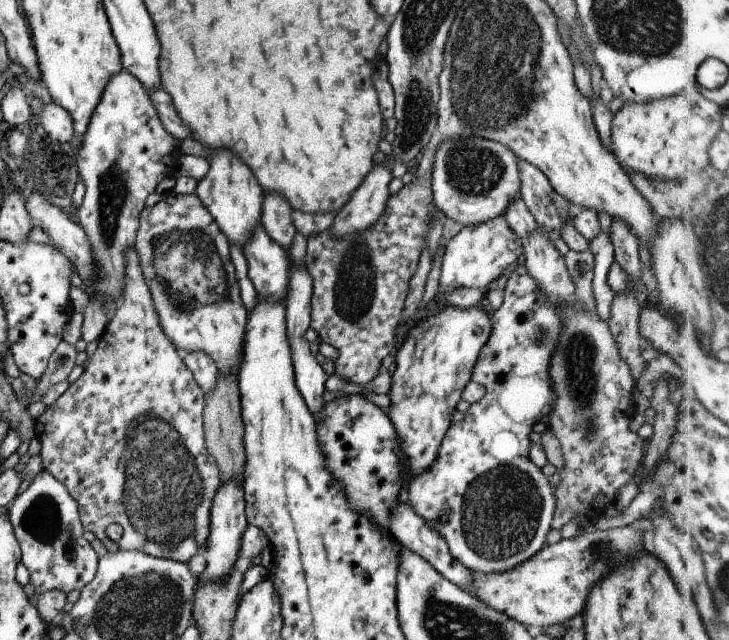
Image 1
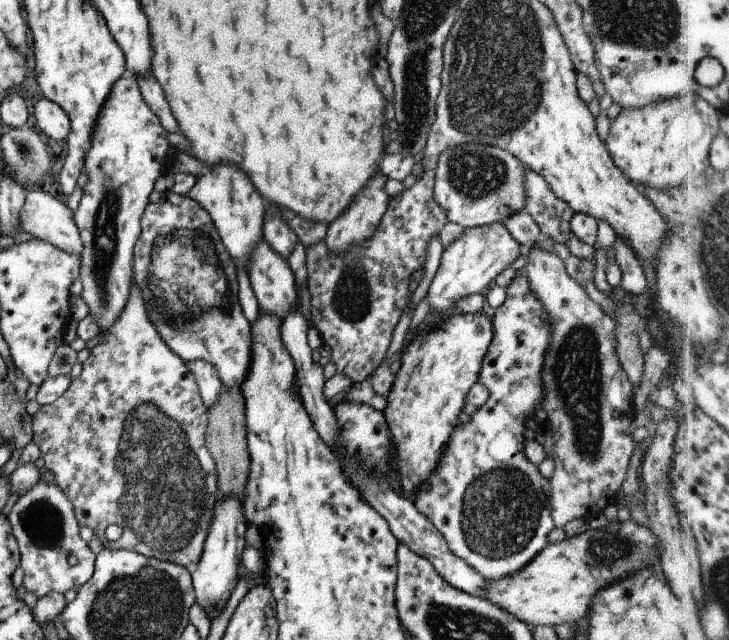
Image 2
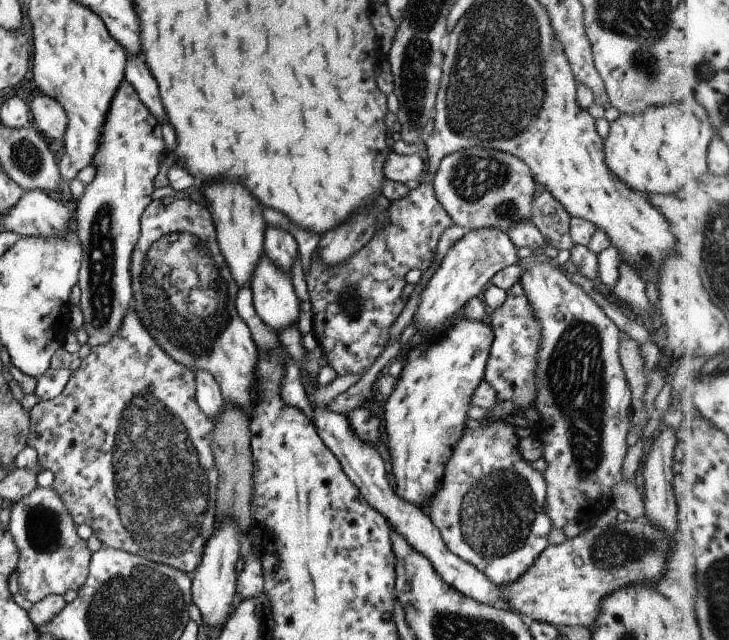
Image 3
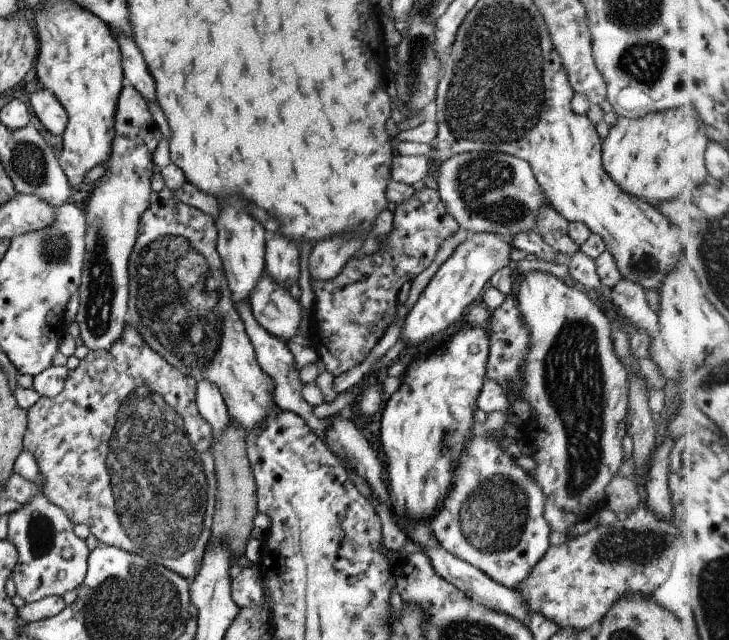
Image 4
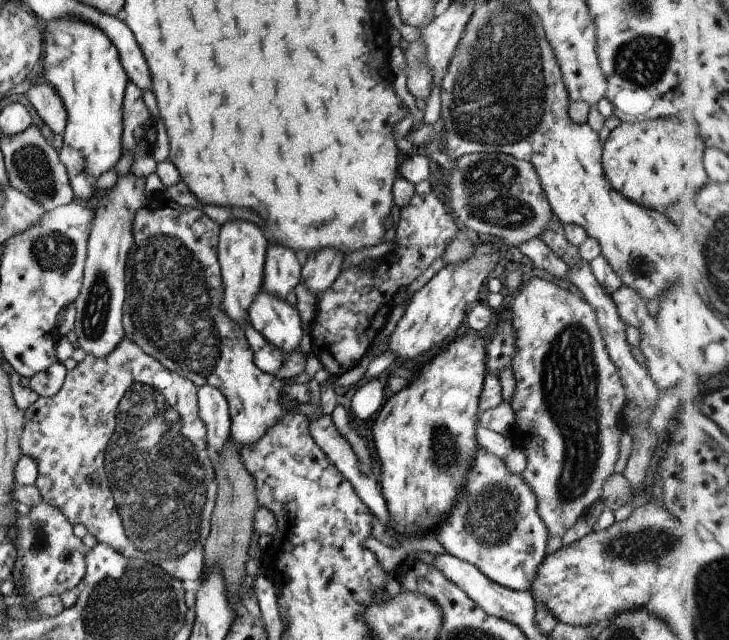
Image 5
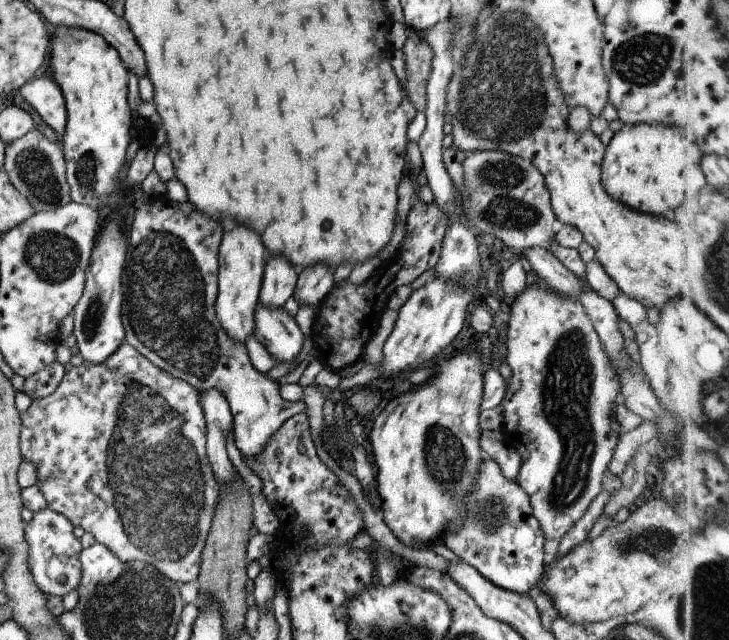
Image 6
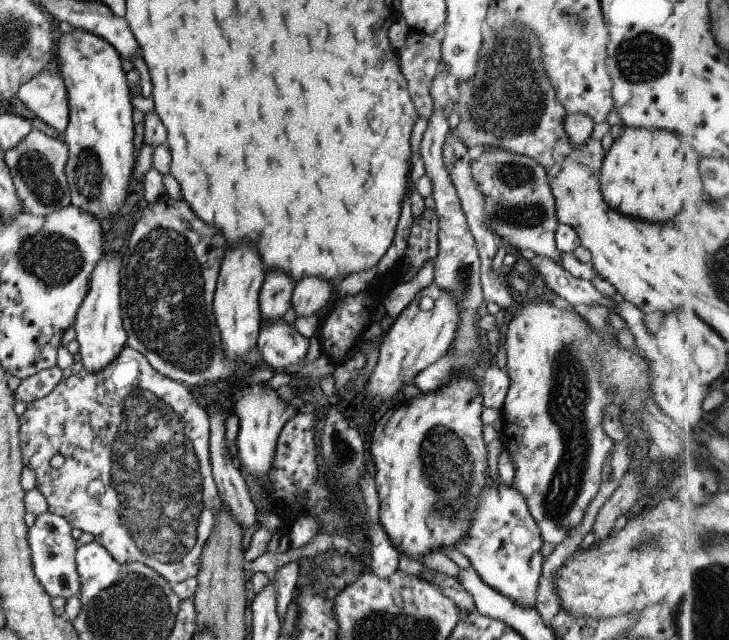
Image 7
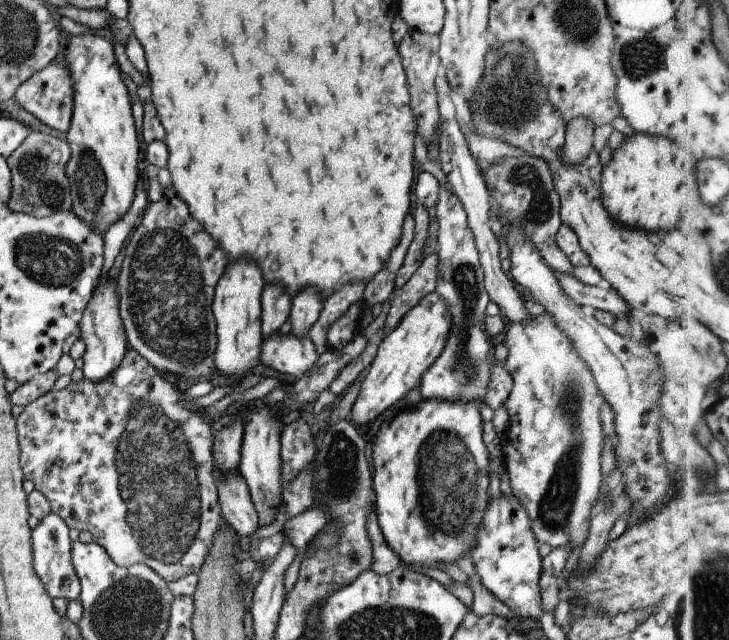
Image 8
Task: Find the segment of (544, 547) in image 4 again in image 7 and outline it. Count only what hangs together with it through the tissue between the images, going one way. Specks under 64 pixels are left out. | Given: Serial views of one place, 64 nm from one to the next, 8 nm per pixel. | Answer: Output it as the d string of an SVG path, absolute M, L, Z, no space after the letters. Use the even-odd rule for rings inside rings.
M487 469L487 484L481 493L475 520L468 530L468 535L456 546L456 549L468 557L471 568L477 576L495 592L506 596L512 603L535 609L545 560L540 553L542 544L538 526L530 515L526 500L512 486L504 486L500 480L499 484L494 482Z

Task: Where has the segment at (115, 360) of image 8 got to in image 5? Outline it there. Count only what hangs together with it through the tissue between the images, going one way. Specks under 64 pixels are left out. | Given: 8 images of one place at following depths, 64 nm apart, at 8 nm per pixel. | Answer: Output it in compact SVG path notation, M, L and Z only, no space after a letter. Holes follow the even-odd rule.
M132 172L118 177L116 186L106 187L98 197L102 201L94 208L95 218L88 238L83 284L79 298L75 301L76 322L73 331L78 335L80 349L96 359L111 354L125 338L122 323L123 305L127 296L125 272L128 252L133 244L134 216L151 198L145 192L145 180L146 175L136 176Z

